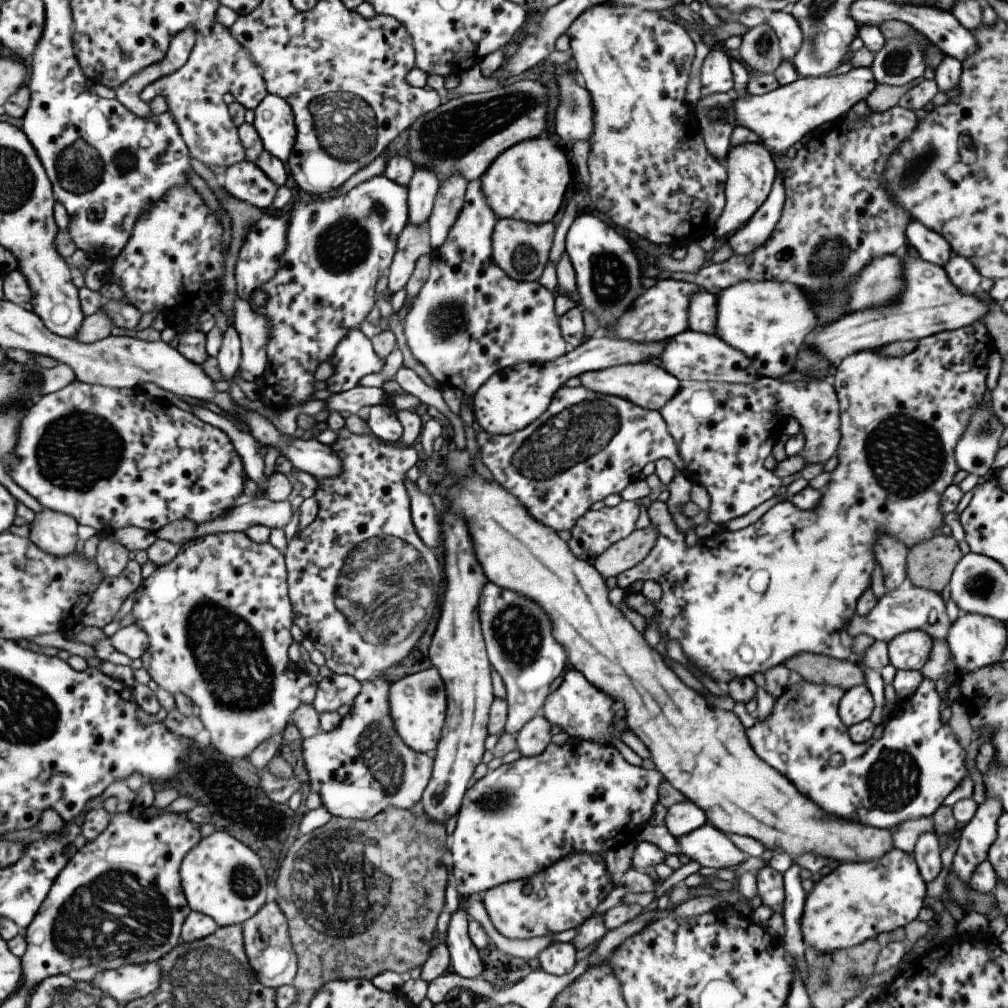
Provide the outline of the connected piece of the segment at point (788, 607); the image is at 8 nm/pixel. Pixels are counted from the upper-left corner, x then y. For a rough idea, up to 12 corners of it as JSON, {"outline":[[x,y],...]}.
{"outline":[[984,321],[831,379],[838,466],[694,546],[668,506],[619,588],[722,687],[851,660],[880,534],[945,517]]}

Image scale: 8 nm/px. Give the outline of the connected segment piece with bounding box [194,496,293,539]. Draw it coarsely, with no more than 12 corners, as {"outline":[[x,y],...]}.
{"outline":[[257,496],[197,524],[194,539],[245,532],[255,525],[283,530],[290,502]]}

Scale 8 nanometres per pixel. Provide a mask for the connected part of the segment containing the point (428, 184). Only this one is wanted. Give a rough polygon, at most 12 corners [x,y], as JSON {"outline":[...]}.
{"outline":[[415,170],[408,188],[408,224],[429,220],[438,178]]}

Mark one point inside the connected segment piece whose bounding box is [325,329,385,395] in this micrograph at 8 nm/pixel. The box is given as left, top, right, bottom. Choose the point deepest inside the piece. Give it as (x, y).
(354, 358)

